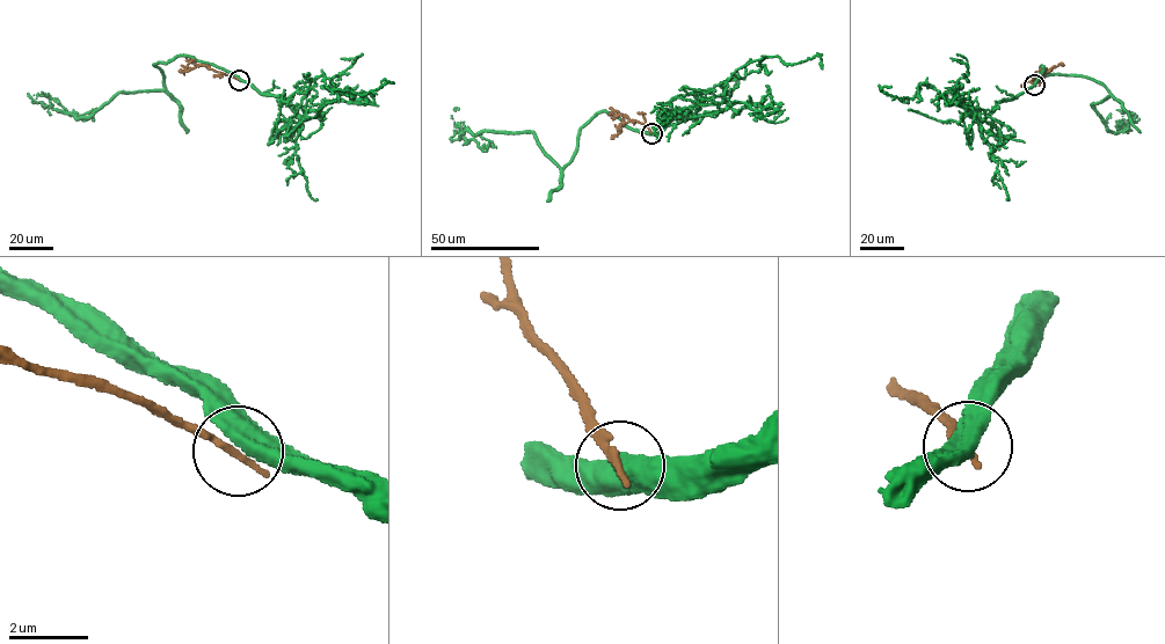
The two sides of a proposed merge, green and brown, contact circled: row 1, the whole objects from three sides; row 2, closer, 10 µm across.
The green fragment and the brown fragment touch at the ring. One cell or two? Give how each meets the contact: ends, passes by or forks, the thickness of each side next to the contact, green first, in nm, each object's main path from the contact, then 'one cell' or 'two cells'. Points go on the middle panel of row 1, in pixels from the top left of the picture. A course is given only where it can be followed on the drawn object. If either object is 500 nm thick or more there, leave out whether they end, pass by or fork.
calibres 550 and 200 nm; course green (652, 133), (595, 114), (580, 129), (573, 159), (561, 168), (532, 132), (461, 132), (451, 118), (458, 110); course brown (652, 133), (645, 124), (632, 119), (623, 122), (620, 132), (611, 134); two cells

